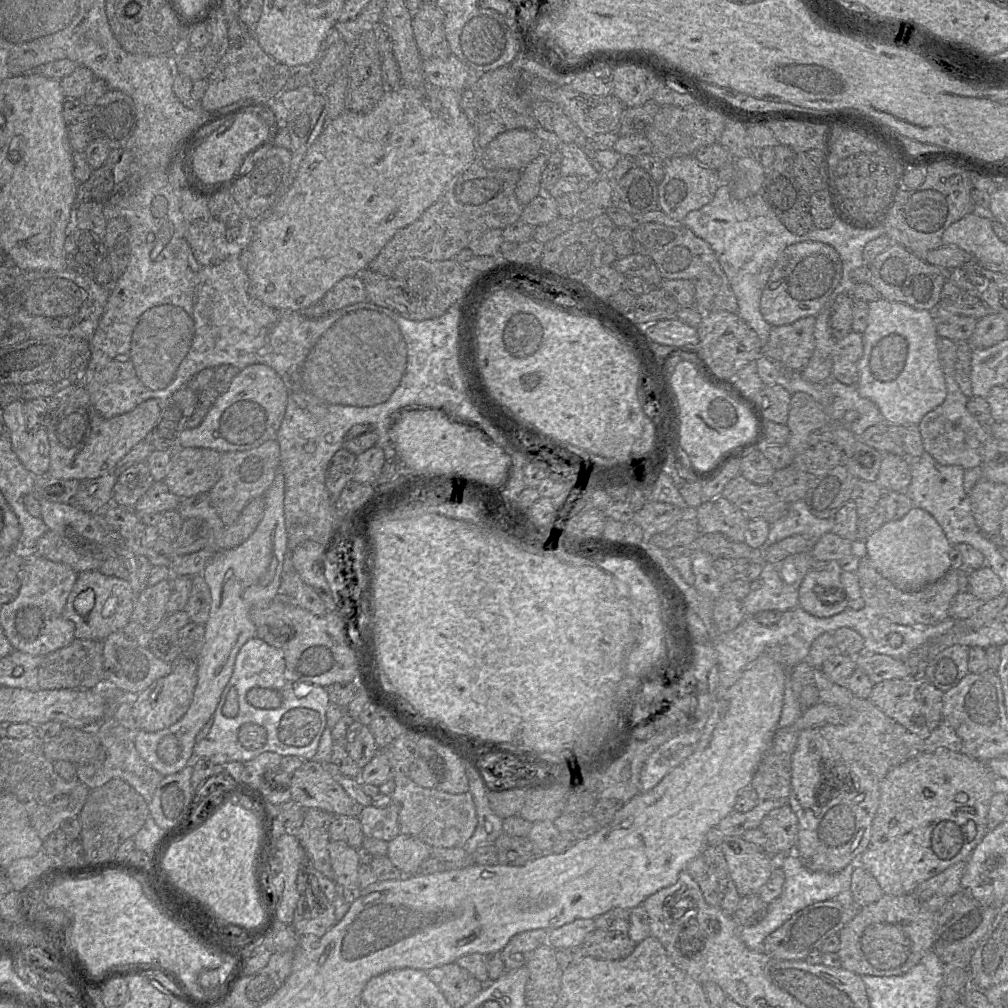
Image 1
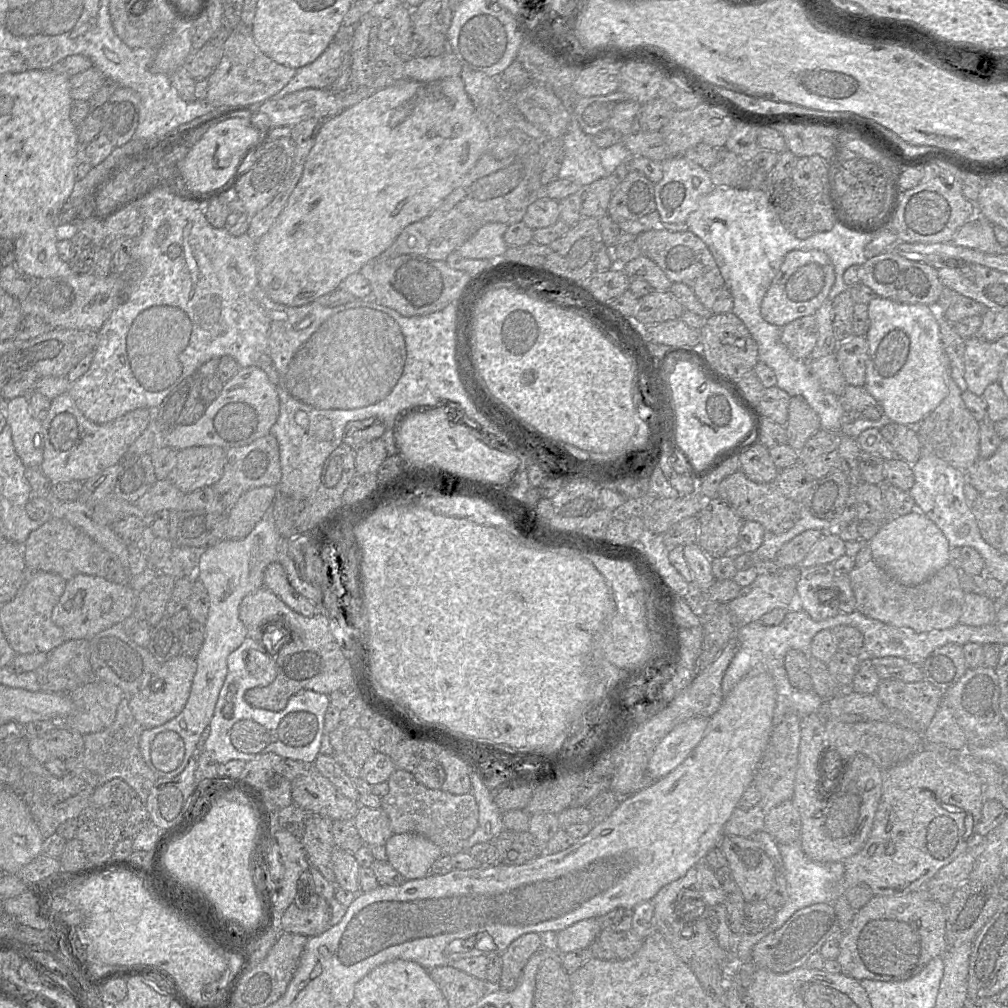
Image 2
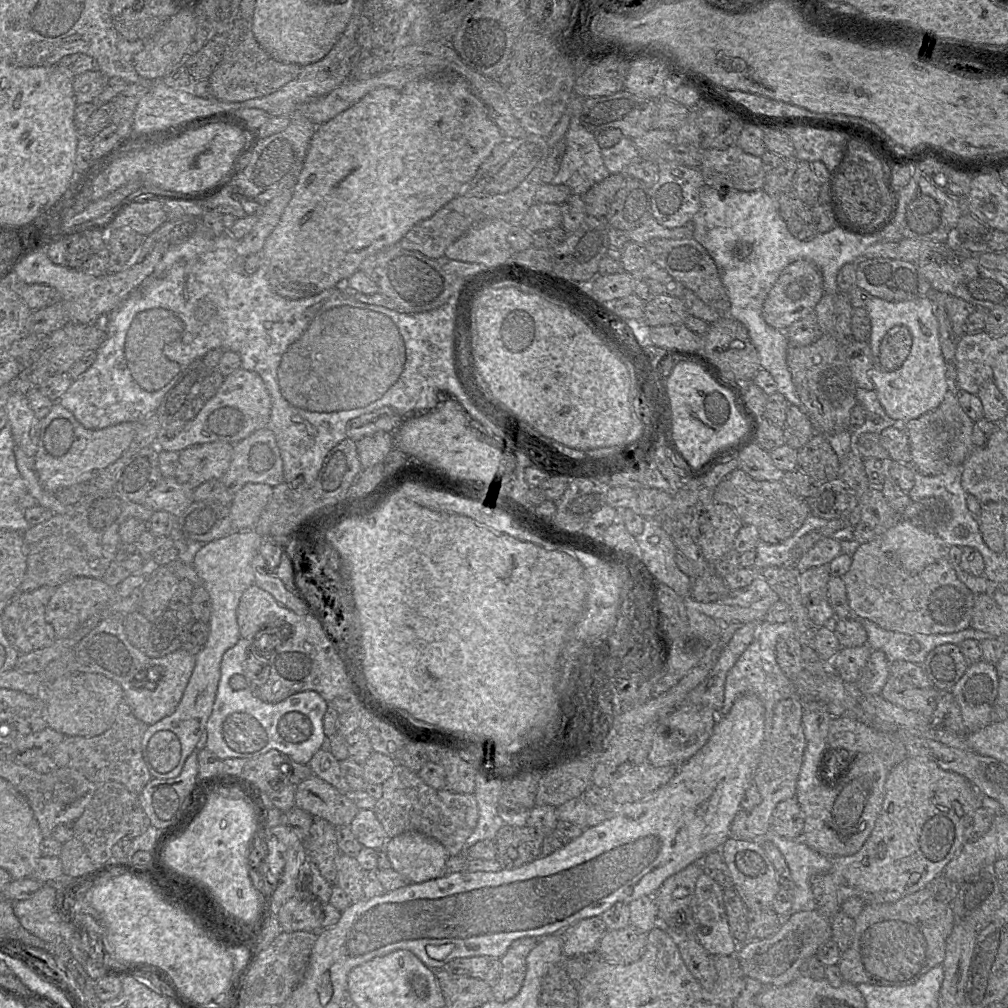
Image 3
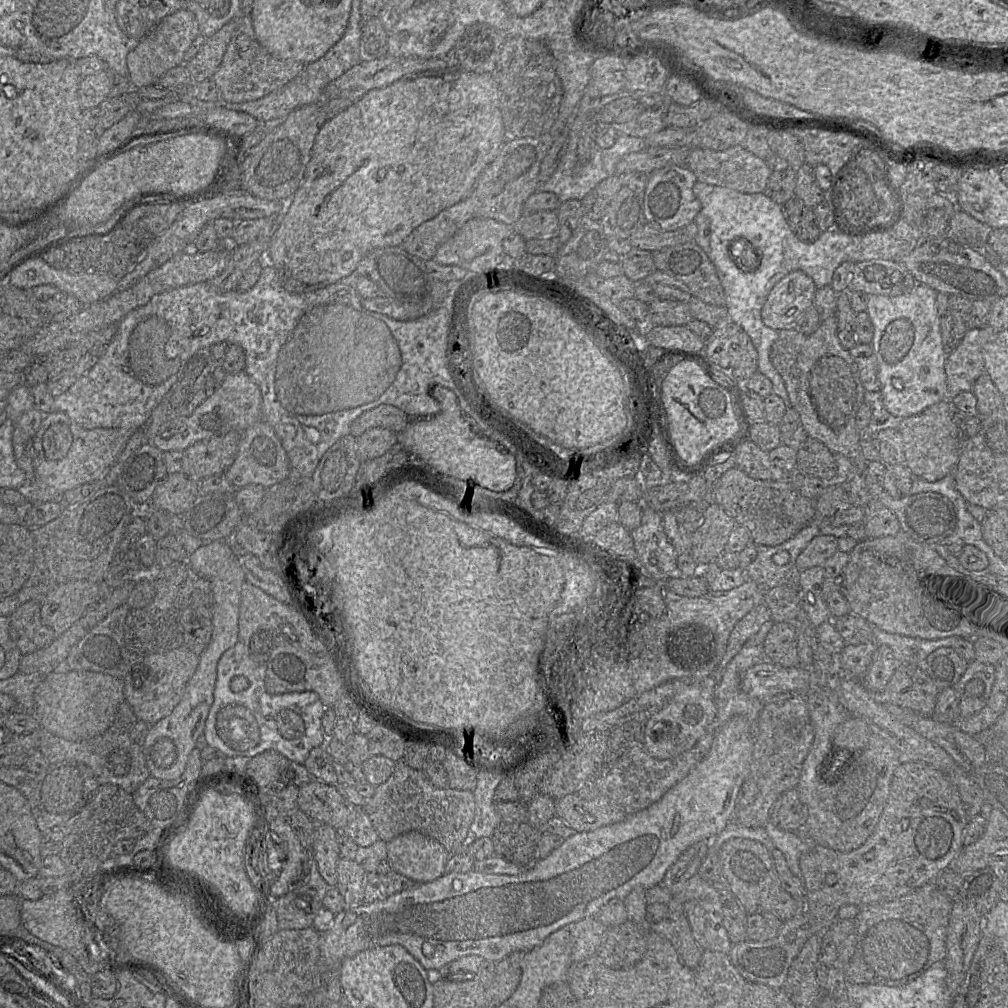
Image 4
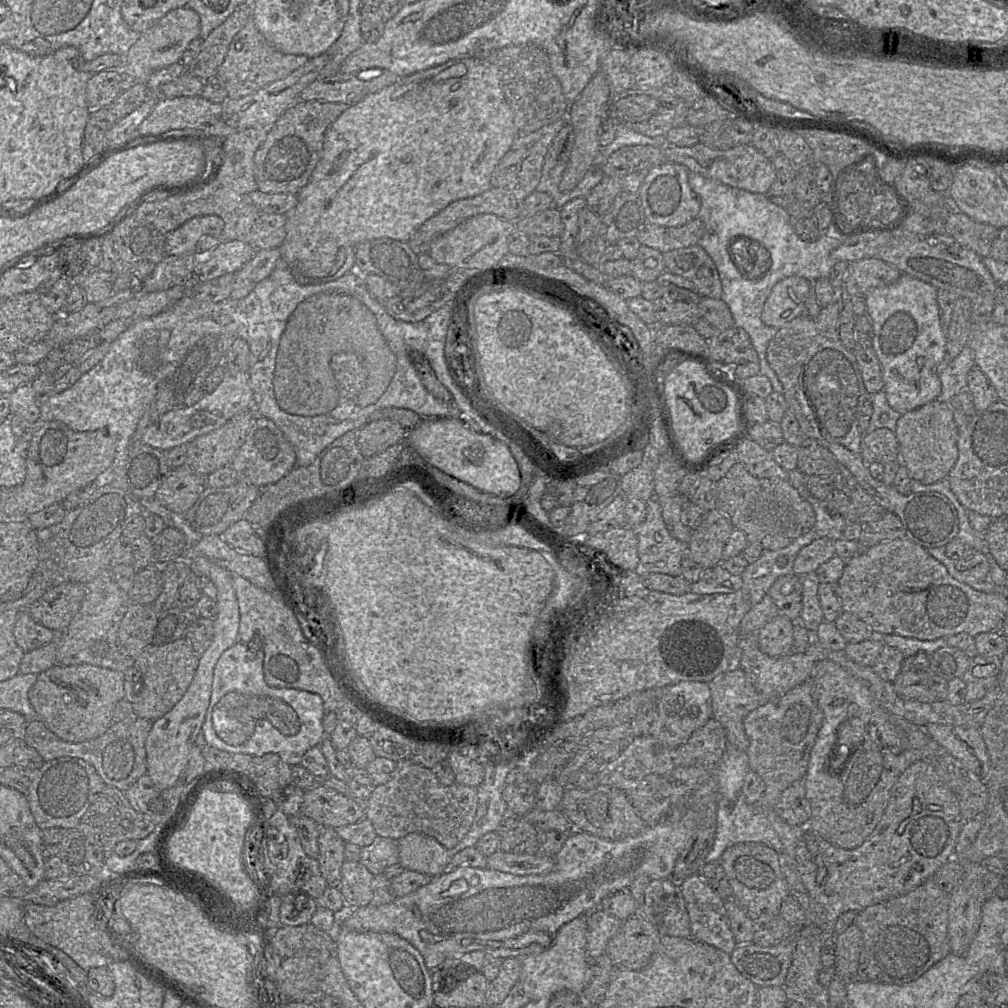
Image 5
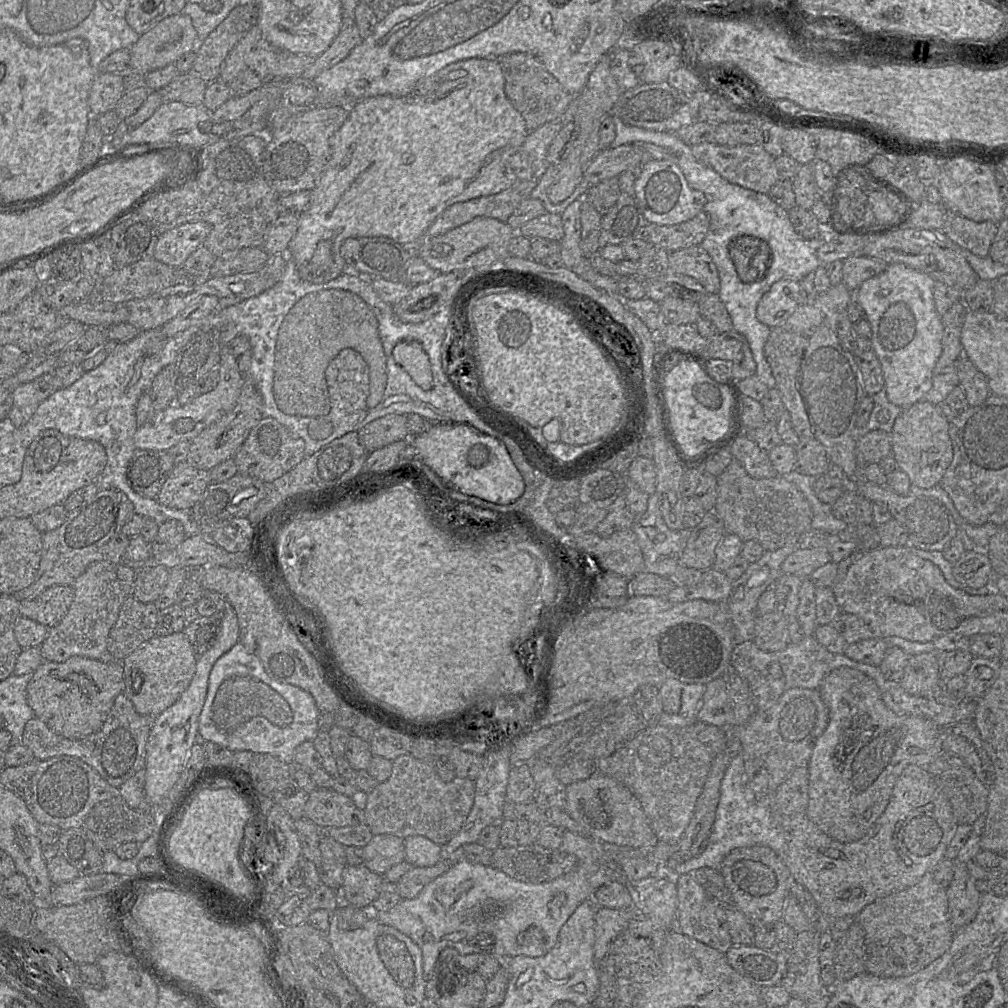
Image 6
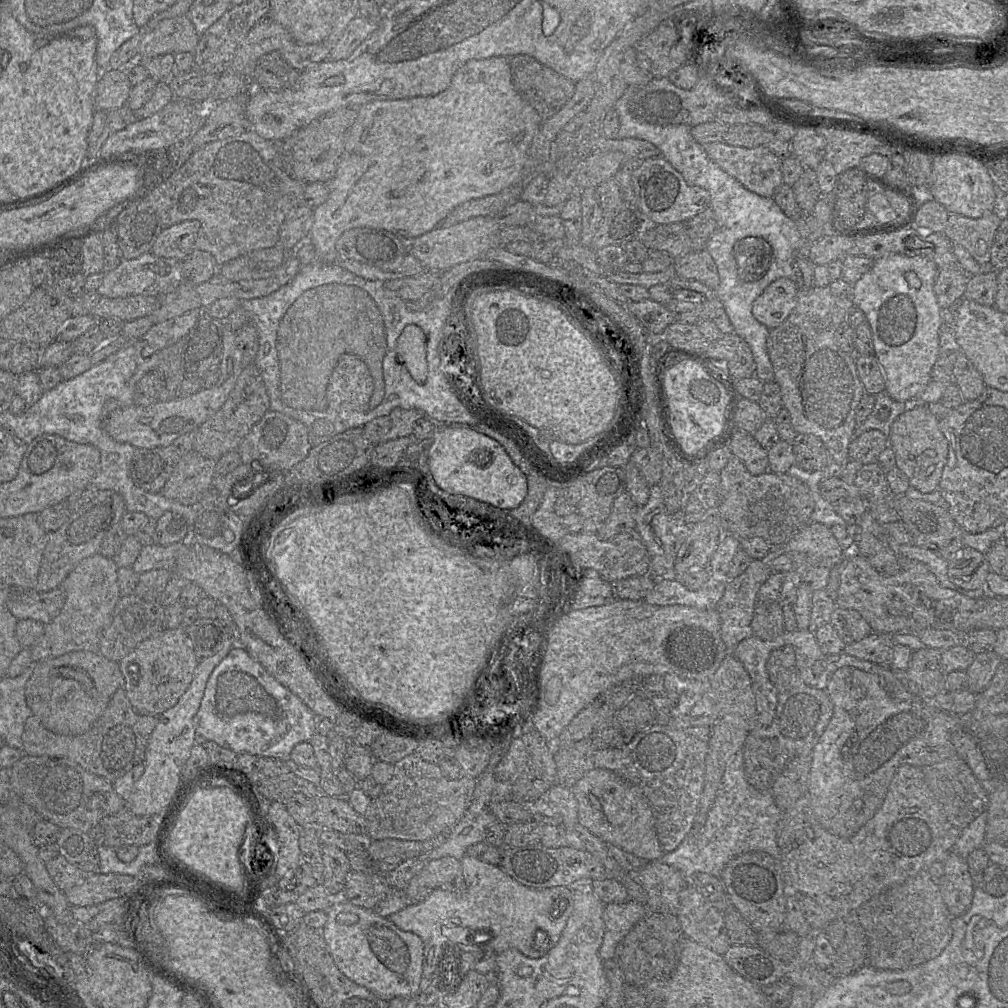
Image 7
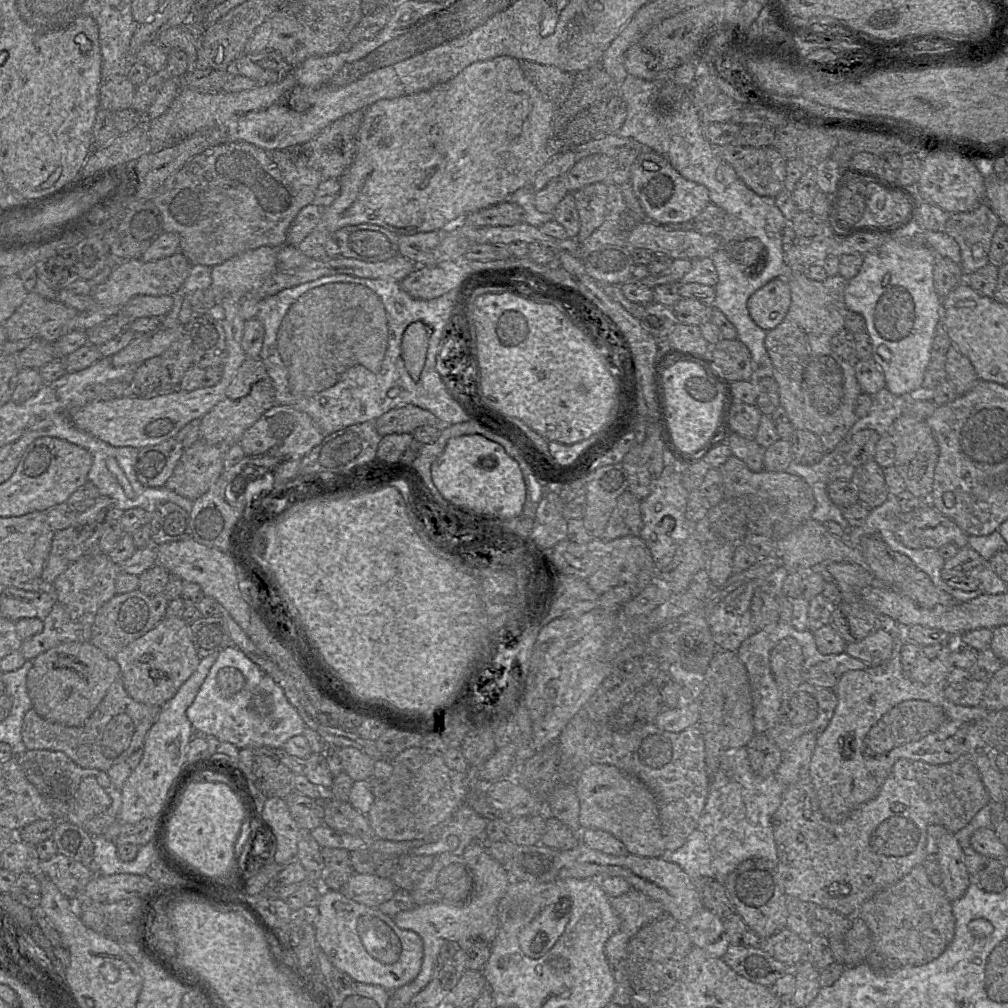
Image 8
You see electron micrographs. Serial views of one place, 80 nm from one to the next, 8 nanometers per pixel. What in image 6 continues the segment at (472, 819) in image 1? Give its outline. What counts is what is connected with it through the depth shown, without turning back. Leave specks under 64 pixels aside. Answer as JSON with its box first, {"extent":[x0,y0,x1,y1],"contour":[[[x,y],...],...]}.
{"extent":[363,753,474,845],"contour":[[[407,753],[393,760],[392,774],[368,793],[363,811],[373,835],[393,834],[401,838],[421,835],[444,845],[461,829],[472,809],[474,797],[474,780],[455,777],[452,781],[443,781],[434,764]]]}

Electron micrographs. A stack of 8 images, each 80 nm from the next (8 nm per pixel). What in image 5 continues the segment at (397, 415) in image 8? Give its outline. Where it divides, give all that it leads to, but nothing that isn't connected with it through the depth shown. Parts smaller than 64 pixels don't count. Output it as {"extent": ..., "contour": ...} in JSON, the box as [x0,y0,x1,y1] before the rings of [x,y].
{"extent":[358,419,407,458],"contour":[[[388,419],[371,420],[358,430],[358,448],[367,458],[406,441],[407,431]]]}

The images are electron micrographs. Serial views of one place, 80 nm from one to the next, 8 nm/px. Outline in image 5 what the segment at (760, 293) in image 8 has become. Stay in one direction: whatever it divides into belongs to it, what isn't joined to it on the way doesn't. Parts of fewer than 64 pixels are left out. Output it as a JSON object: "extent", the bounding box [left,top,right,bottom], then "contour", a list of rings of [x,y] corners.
{"extent":[762,276,813,329],"contour":[[[790,276],[778,281],[764,303],[762,321],[780,329],[801,316],[806,298],[812,289],[813,282],[800,276]]]}

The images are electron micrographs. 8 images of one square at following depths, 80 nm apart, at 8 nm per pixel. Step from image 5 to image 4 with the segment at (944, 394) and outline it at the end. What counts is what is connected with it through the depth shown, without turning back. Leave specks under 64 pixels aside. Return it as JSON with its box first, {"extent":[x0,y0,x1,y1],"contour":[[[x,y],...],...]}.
{"extent":[945,326,996,399],"contour":[[[985,326],[969,329],[962,340],[952,350],[948,350],[945,372],[948,399],[963,391],[972,391],[974,382],[985,373],[983,346],[992,339],[996,331]]]}

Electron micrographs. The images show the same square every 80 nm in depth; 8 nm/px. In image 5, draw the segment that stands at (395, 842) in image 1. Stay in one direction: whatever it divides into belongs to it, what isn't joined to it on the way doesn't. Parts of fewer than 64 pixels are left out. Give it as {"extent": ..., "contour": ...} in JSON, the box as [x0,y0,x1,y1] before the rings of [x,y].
{"extent":[398,832,449,876],"contour":[[[412,832],[398,839],[399,863],[405,870],[439,876],[449,868],[448,849],[434,837]]]}

